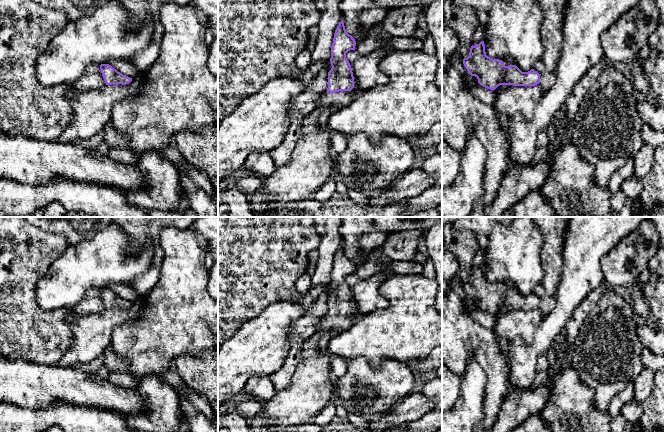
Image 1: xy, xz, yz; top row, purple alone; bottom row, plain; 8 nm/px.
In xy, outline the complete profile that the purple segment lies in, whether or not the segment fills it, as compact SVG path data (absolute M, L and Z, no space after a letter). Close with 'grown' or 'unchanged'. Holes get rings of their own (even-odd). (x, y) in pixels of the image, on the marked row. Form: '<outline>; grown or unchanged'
M101 64L100 70L106 85L112 85L112 84L125 85L132 81L132 78L118 72L109 64Z; unchanged

